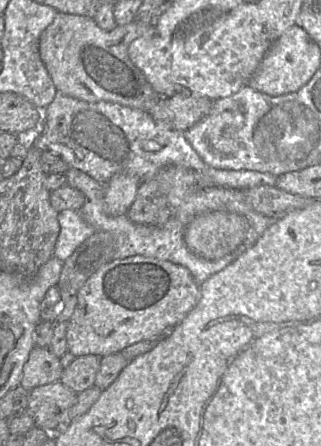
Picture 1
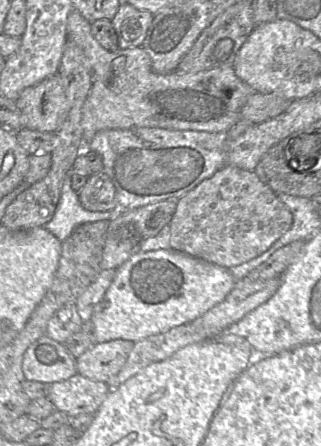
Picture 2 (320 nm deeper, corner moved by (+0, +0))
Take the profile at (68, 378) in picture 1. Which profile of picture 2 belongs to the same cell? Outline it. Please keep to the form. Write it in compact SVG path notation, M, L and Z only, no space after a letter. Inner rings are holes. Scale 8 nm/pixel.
M122 339L95 343L76 358L77 374L91 380L108 382L122 369L134 344Z

